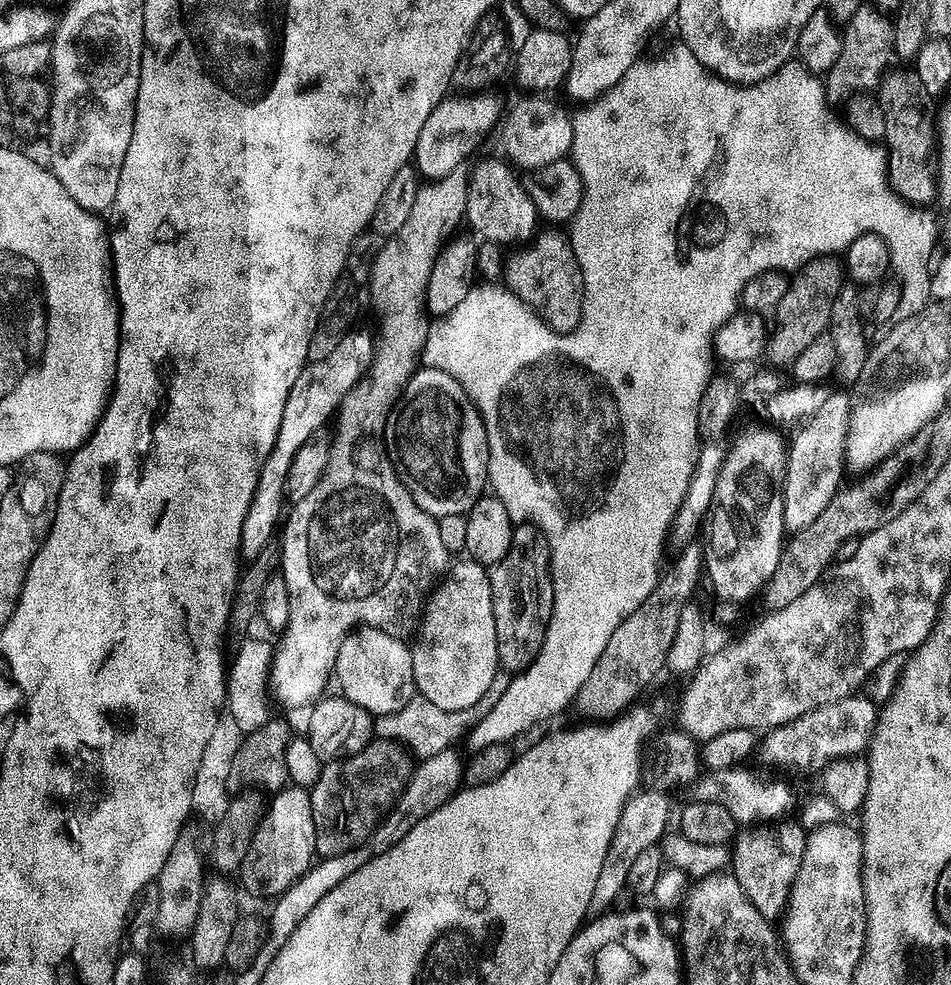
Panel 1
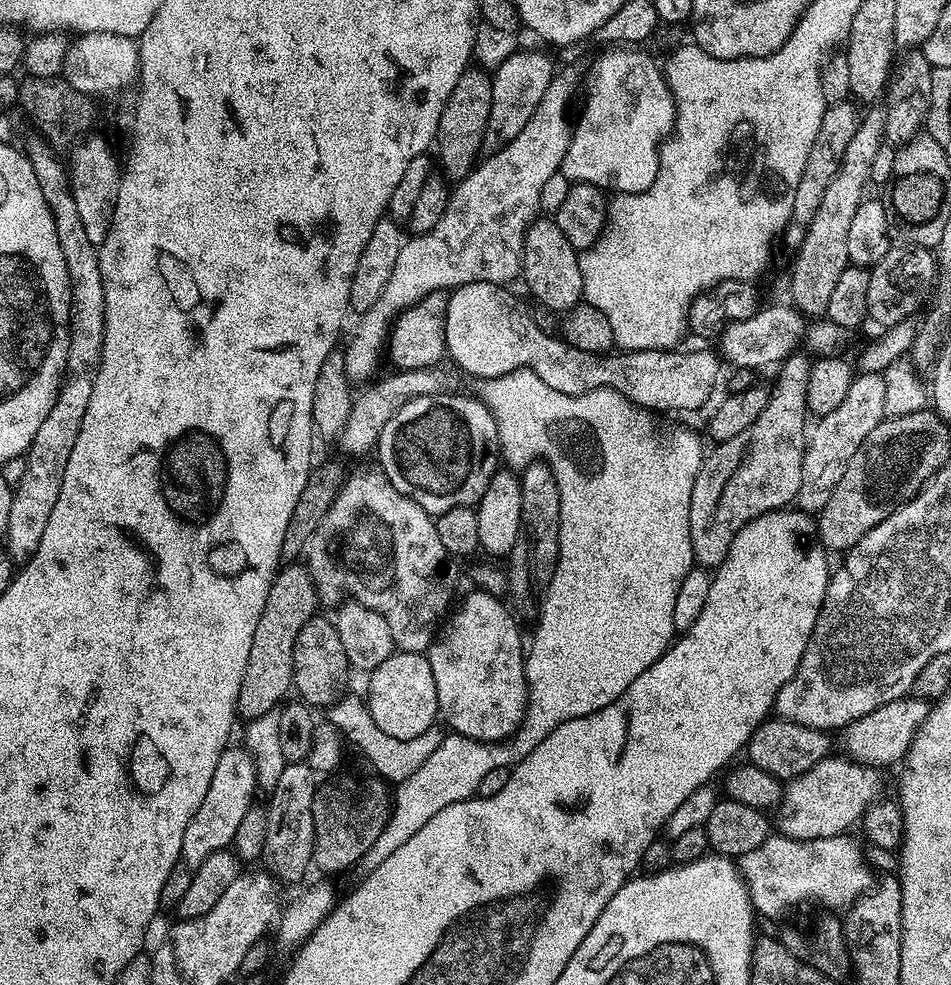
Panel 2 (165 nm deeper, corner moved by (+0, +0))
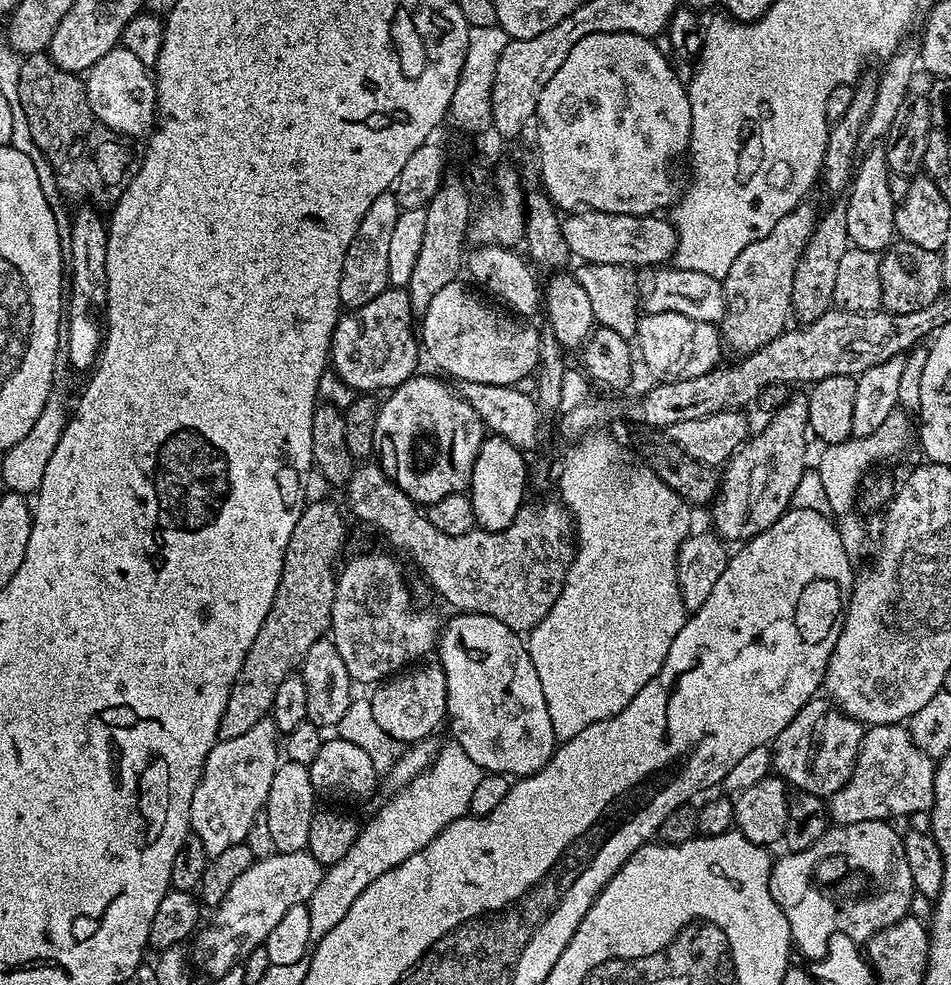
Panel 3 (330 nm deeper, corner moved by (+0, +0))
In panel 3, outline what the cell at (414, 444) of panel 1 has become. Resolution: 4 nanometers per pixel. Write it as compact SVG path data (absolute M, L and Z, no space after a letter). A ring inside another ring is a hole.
M423 374L414 375L402 382L384 398L384 404L382 400L376 414L376 443L378 456L380 452L378 463L384 469L385 476L420 506L433 504L450 494L464 492L472 481L474 462L486 439L486 429L478 414L474 414L472 407L453 389L451 392L442 381Z

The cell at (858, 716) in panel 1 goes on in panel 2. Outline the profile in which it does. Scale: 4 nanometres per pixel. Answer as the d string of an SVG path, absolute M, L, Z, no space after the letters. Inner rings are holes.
M909 694L894 702L886 702L886 706L878 706L878 710L870 710L870 714L850 722L842 730L843 755L858 764L877 770L884 770L887 764L899 765L908 753L908 747L918 726L922 726L929 707L929 701Z

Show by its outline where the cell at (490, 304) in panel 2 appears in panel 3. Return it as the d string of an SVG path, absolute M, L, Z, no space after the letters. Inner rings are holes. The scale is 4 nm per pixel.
M455 280L448 283L446 286L438 290L437 294L434 294L433 301L430 302L427 309L422 313L423 322L420 322L420 340L425 352L425 355L444 372L448 372L455 381L470 381L470 382L486 382L488 385L517 385L522 379L531 377L539 369L540 362L540 333L539 329L533 325L524 321L521 317L510 313L507 309L504 309L501 305L490 301L487 297L484 297L481 293L476 294L470 287L462 283L462 280Z

